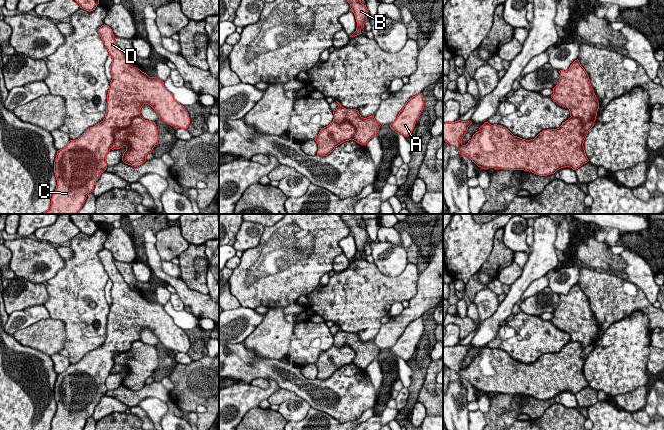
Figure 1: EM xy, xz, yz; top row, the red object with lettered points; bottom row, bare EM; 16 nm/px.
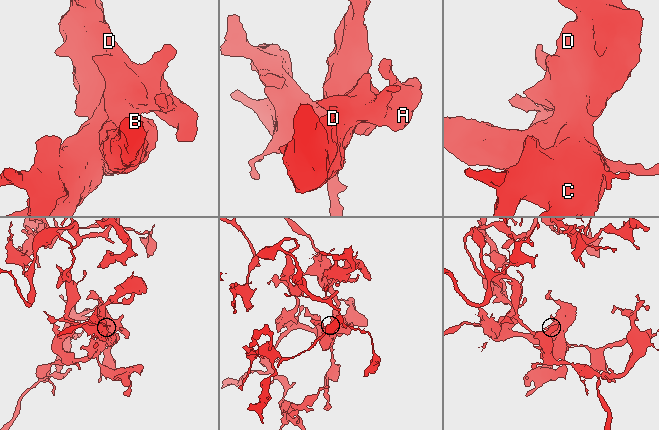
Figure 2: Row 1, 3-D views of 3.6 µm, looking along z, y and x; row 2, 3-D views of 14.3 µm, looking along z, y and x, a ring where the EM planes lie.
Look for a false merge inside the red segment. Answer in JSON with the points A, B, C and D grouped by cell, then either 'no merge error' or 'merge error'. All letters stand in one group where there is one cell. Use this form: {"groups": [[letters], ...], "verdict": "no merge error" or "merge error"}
{"groups": [["A", "C", "D"], ["B"]], "verdict": "merge error"}

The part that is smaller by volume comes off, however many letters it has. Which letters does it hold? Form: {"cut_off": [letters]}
{"cut_off": ["B"]}

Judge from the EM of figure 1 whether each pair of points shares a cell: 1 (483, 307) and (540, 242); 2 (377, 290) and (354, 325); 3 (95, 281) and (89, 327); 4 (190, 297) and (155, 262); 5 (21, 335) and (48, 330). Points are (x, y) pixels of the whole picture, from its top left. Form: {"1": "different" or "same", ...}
{"1": "different", "2": "same", "3": "same", "4": "same", "5": "same"}

